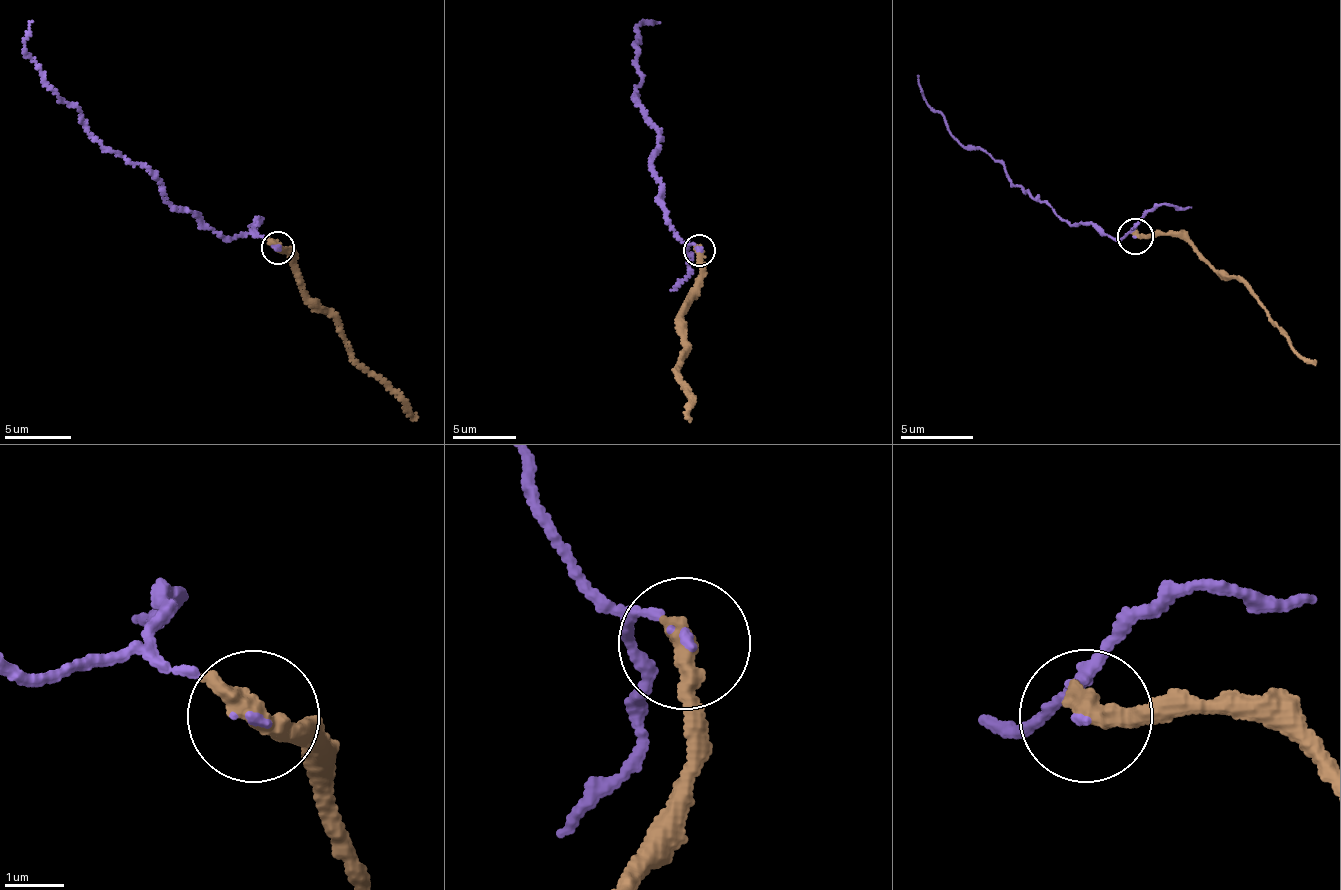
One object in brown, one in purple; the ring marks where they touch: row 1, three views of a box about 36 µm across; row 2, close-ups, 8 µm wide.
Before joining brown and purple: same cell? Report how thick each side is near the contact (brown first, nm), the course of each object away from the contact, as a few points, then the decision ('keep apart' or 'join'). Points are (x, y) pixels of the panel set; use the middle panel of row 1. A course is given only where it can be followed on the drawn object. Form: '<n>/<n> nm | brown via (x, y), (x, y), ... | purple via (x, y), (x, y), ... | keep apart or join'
440/60 nm | brown via (699, 251), (702, 285), (682, 315), (681, 343), (675, 368), (692, 402), (689, 421) | purple via (697, 250), (684, 242), (667, 217), (652, 161), (659, 134), (634, 92), (641, 81), (636, 28), (659, 23) | join

